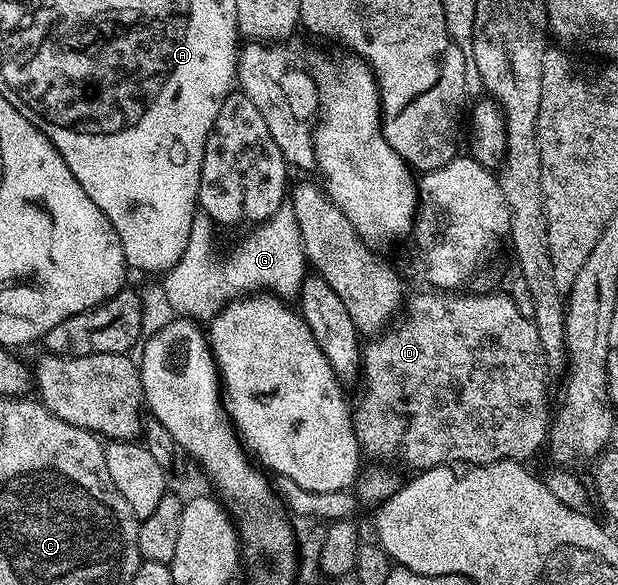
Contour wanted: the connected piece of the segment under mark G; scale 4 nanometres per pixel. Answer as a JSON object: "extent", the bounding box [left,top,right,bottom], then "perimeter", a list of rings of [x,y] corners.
{"extent":[162,205,308,321],"perimeter":[[[283,205],[271,219],[257,224],[251,230],[254,232],[223,263],[214,256],[214,230],[216,227],[209,215],[195,214],[188,249],[184,249],[177,265],[165,272],[162,287],[166,290],[166,303],[175,316],[209,321],[227,303],[247,293],[297,296],[308,274],[308,264],[300,227],[296,225],[294,210],[289,205]]]}

